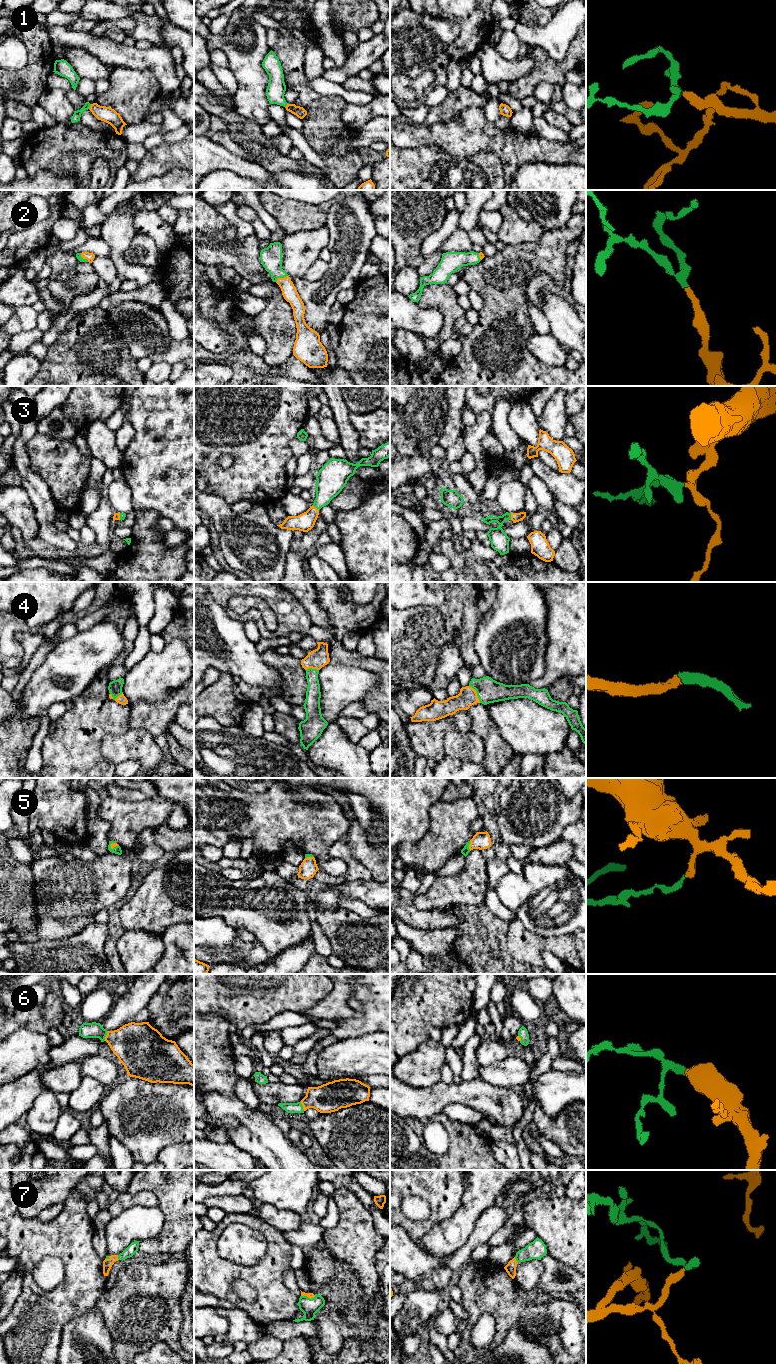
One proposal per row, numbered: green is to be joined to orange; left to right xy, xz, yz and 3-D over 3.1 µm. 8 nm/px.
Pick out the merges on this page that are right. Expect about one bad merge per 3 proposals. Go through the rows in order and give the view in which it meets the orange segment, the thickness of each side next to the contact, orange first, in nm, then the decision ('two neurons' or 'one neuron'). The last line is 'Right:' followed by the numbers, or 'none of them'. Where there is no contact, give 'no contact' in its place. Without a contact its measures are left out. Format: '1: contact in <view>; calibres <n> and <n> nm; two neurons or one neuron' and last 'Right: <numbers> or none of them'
1: contact in xy; calibres 120 and 70 nm; one neuron
2: contact in xz; calibres 120 and 180 nm; one neuron
3: contact in xz; calibres 150 and 220 nm; one neuron
4: contact in yz; calibres 150 and 190 nm; one neuron
5: contact in yz; calibres 140 and 60 nm; one neuron
6: contact in xy; calibres 360 and 130 nm; one neuron
7: contact in xz; calibres 50 and 140 nm; one neuron
Right: 1, 2, 3, 4, 5, 6, 7

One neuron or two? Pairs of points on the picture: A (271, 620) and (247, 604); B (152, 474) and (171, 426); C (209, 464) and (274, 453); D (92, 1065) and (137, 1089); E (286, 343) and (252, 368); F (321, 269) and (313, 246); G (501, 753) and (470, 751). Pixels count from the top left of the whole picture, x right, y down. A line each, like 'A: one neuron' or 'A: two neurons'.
A: one neuron
B: one neuron
C: one neuron
D: two neurons
E: two neurons
F: two neurons
G: two neurons

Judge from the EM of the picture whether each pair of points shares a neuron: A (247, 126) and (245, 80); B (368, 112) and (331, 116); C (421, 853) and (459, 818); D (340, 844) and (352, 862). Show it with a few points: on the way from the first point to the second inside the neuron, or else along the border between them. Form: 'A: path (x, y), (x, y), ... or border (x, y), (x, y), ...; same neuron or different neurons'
A: border (233, 109), (242, 116), (256, 121), (261, 126); different neurons
B: border (347, 103), (342, 111), (341, 119), (353, 129); different neurons
C: path (430, 847), (450, 827); same neuron
D: path (340, 848), (348, 858); same neuron

